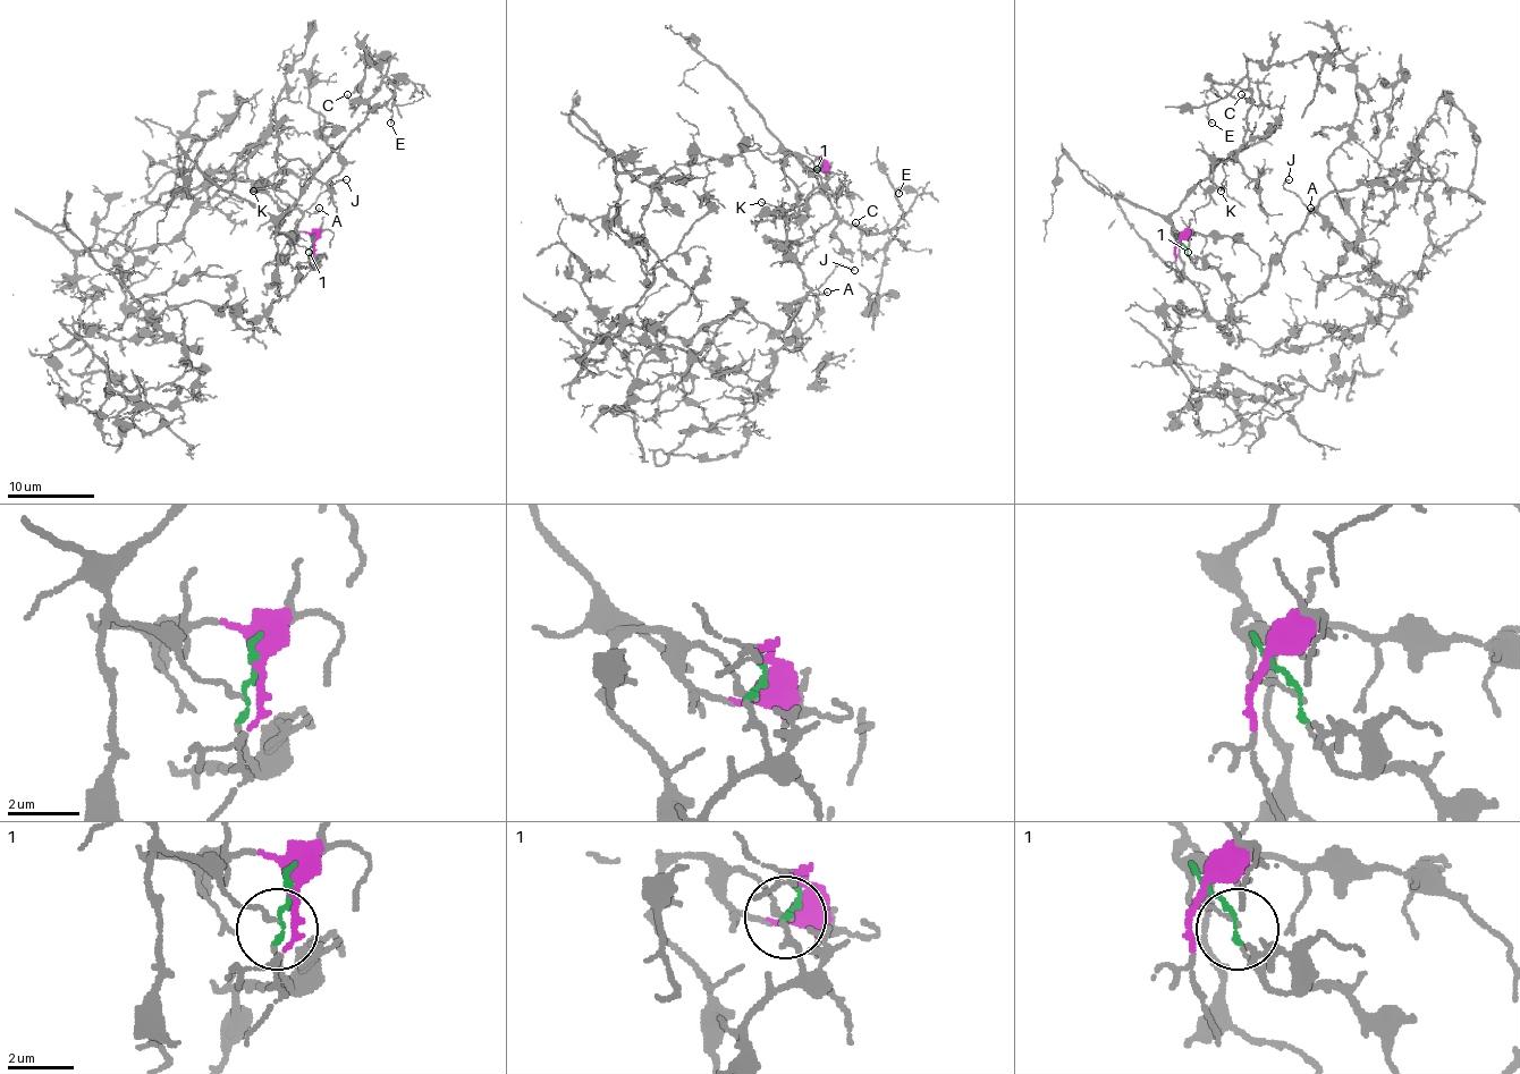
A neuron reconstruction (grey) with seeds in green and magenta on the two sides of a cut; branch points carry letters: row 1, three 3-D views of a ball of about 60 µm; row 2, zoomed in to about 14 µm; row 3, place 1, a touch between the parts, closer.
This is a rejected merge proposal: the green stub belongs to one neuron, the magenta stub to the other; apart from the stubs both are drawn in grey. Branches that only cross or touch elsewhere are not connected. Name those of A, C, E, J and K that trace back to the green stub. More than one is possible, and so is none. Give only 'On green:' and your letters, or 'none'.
On green: A, J

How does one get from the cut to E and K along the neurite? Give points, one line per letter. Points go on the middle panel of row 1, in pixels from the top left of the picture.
E: (819, 160), (807, 169), (785, 153), (809, 169), (847, 223), (878, 233), (894, 226), (902, 214), (898, 193)
K: (819, 160), (807, 169), (802, 160), (785, 153), (788, 151), (821, 191), (798, 205), (760, 202)

